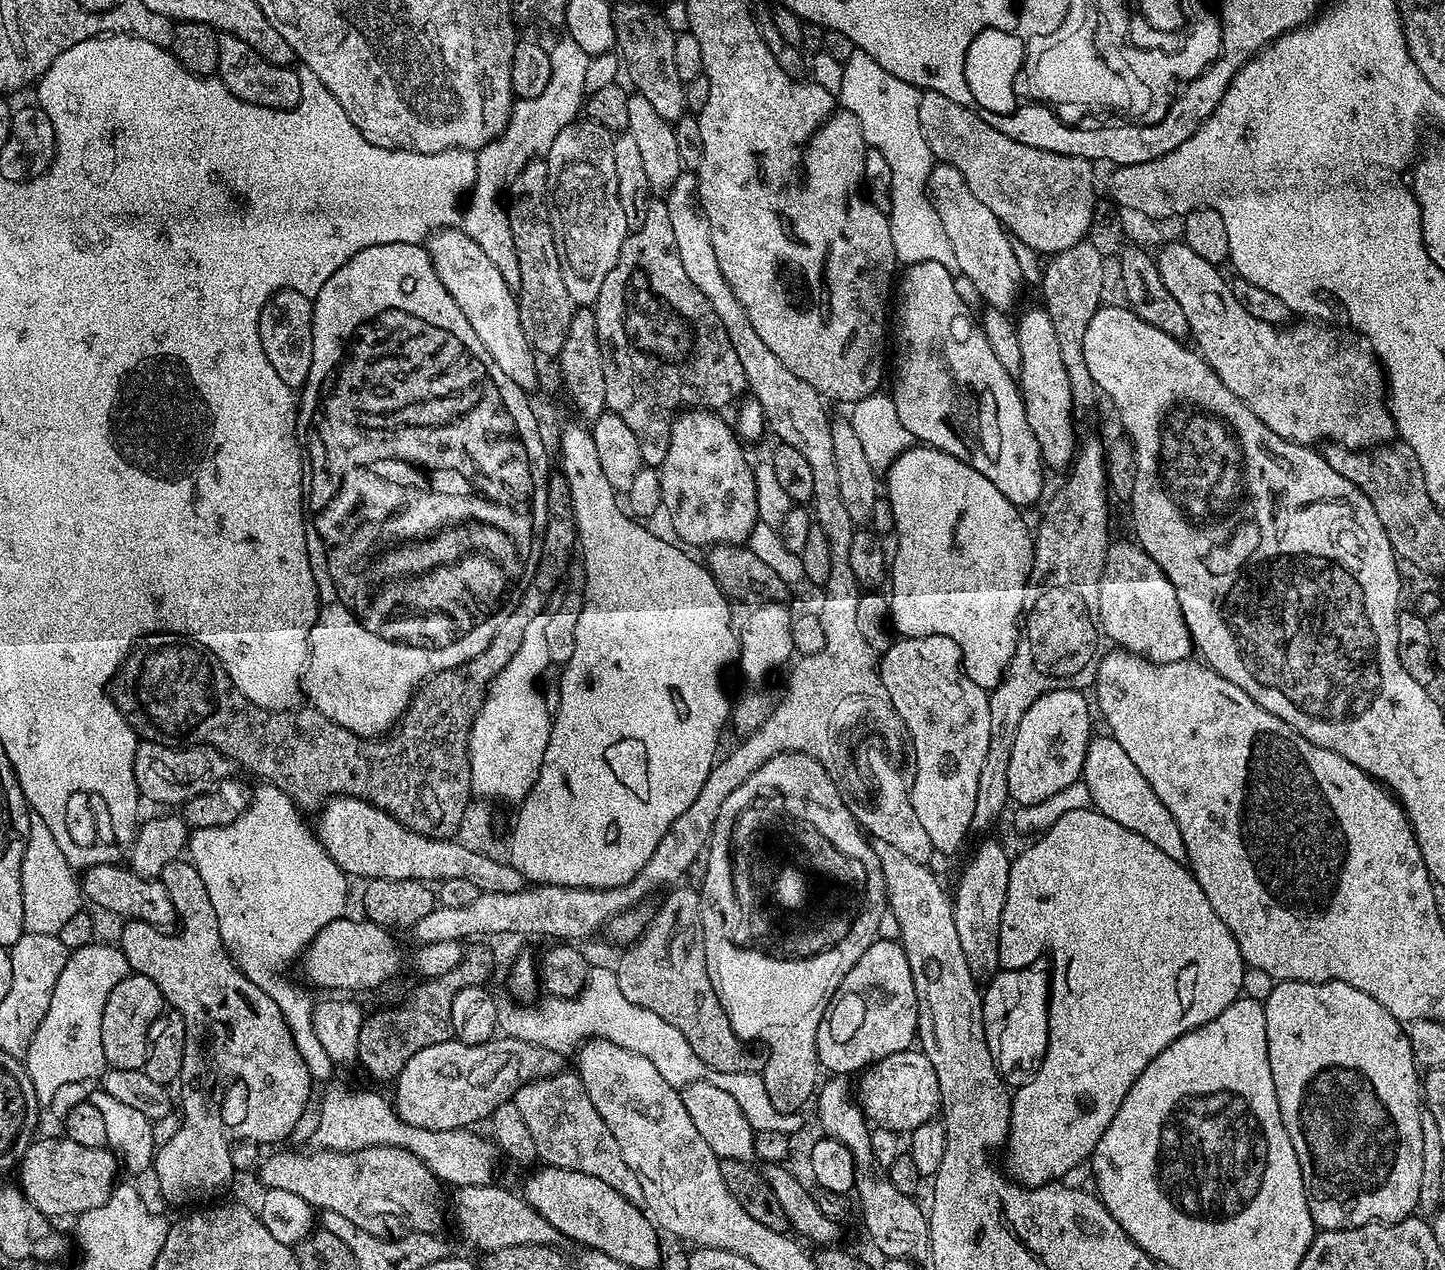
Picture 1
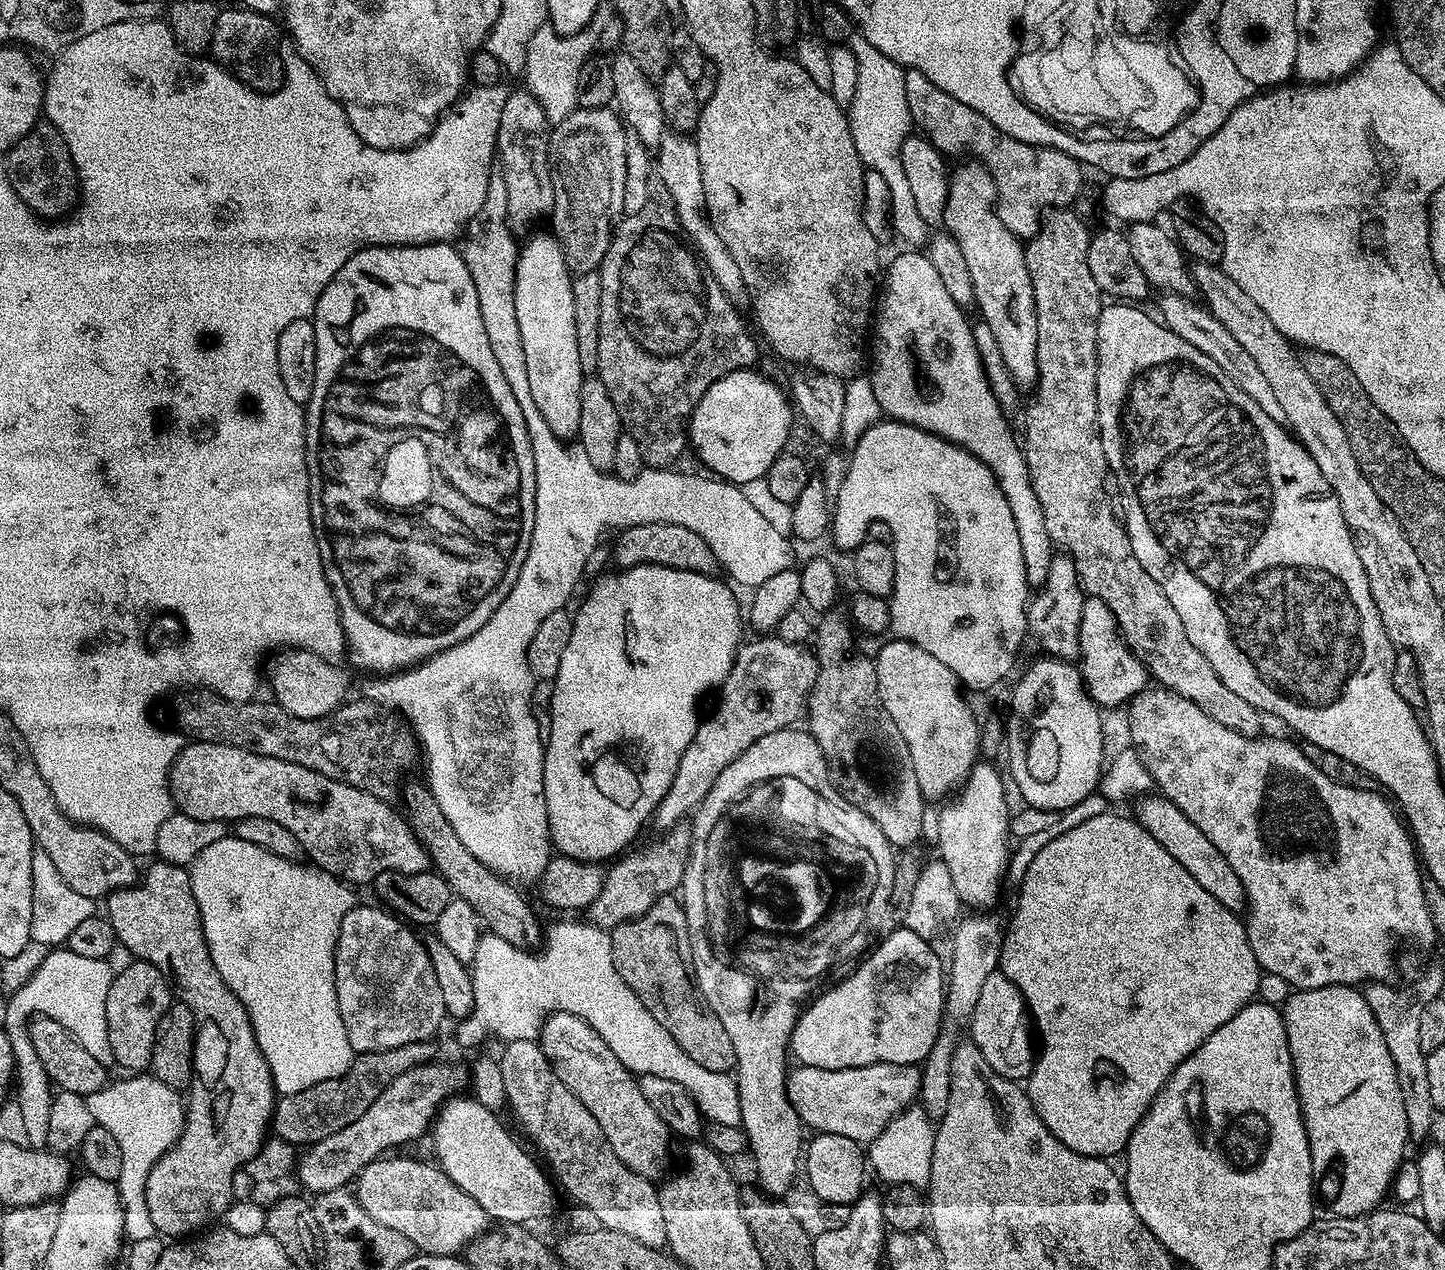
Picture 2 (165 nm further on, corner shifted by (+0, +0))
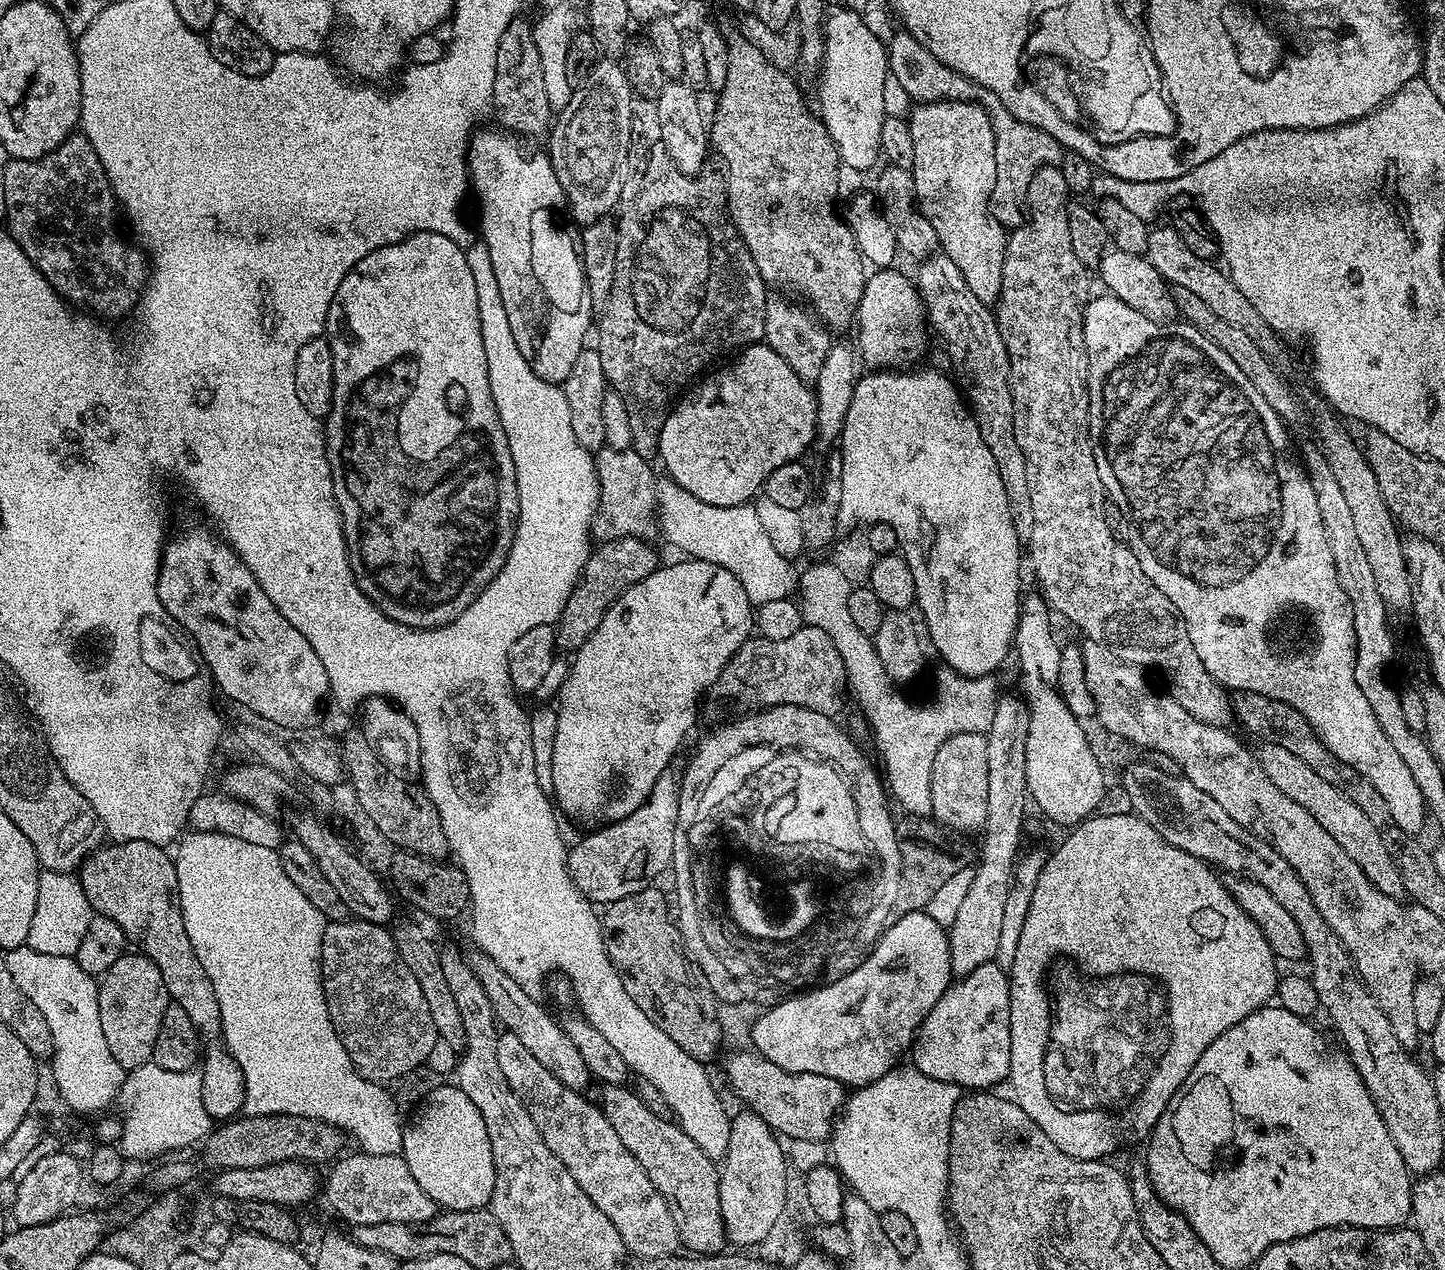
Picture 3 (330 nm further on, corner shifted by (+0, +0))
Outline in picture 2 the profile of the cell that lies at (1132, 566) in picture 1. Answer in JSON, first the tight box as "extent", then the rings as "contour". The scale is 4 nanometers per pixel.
{"extent":[1080,599,1149,709],"contour":[[[1085,599],[1080,623],[1080,676],[1090,699],[1101,709],[1127,705],[1149,683],[1148,669],[1128,650],[1116,626],[1114,614],[1101,600]]]}

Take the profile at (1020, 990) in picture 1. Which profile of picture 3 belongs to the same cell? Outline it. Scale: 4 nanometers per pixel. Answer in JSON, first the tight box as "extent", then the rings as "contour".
{"extent":[910,964,1010,1090],"contour":[[[983,964],[978,970],[959,977],[949,984],[942,998],[926,1014],[910,1049],[911,1067],[917,1068],[926,1078],[956,1084],[961,1090],[992,1090],[995,1084],[1005,1083],[1010,1070],[1010,990],[1008,973],[995,964]]]}

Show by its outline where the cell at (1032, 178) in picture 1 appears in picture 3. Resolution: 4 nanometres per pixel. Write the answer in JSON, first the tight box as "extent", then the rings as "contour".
{"extent":[888,31,1062,230],"contour":[[[897,31],[888,43],[888,70],[891,79],[916,104],[929,104],[939,100],[973,100],[986,110],[990,118],[990,126],[994,130],[994,158],[998,162],[998,174],[992,191],[992,201],[988,204],[988,213],[1006,230],[1017,228],[1024,222],[1026,205],[1024,199],[1030,190],[1030,182],[1040,168],[1059,165],[1062,159],[1060,143],[1050,134],[1038,130],[1034,126],[1026,126],[1026,122],[1018,122],[1006,106],[988,88],[975,84],[970,78],[956,72],[950,66],[938,62],[918,38],[909,32]]]}

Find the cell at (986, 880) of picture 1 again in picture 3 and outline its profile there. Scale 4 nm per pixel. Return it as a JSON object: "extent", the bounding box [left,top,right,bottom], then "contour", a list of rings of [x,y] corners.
{"extent":[930,732,986,833],"contour":[[[963,732],[946,738],[938,746],[938,754],[934,754],[934,770],[930,774],[930,802],[936,823],[953,833],[979,833],[986,822],[986,789],[985,733]]]}

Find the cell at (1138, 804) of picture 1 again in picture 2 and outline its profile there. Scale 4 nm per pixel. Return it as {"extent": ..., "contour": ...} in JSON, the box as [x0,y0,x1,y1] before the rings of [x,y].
{"extent":[1134,794,1246,913],"contour":[[[1156,794],[1140,801],[1142,802],[1134,811],[1134,816],[1148,831],[1150,838],[1155,838],[1162,846],[1166,846],[1167,852],[1189,872],[1190,878],[1194,878],[1198,886],[1202,886],[1202,890],[1207,890],[1212,897],[1218,898],[1218,902],[1222,902],[1222,906],[1226,906],[1231,912],[1243,913],[1246,901],[1242,882],[1238,874],[1230,870],[1230,862],[1226,862],[1226,858],[1218,854],[1214,842],[1210,842],[1210,838],[1206,838],[1206,834],[1202,834],[1202,830],[1198,830],[1198,826],[1194,826],[1194,822],[1190,822],[1190,818],[1186,818],[1186,814],[1182,814],[1182,810],[1178,810],[1170,801]]]}

